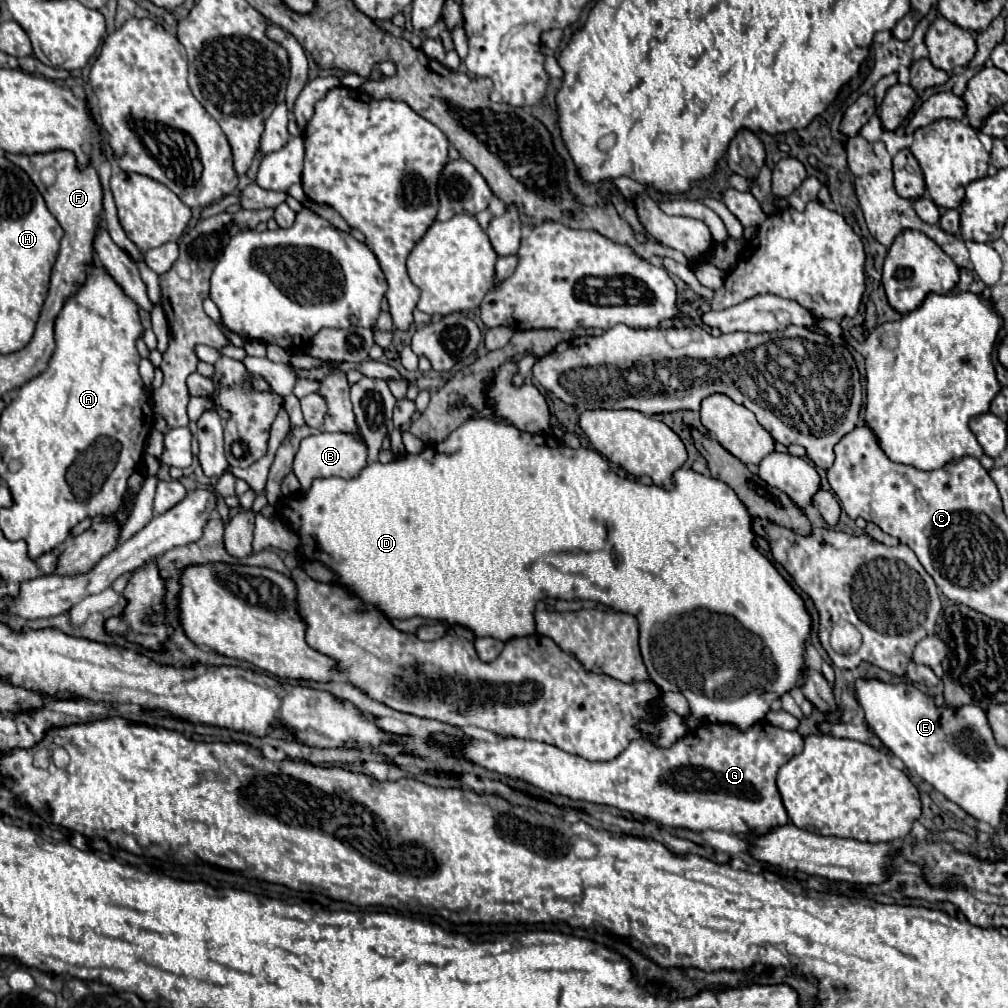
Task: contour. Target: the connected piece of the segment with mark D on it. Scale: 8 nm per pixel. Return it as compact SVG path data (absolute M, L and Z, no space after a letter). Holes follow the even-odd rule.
M468 419L464 425L452 431L444 443L436 445L432 453L428 453L426 447L420 455L404 455L386 465L378 461L370 463L360 471L356 479L350 481L340 477L316 479L308 493L288 497L282 503L284 509L282 511L278 509L278 513L300 535L302 539L300 551L304 554L304 559L328 565L340 577L342 585L350 587L350 591L354 591L366 603L376 605L388 617L408 619L418 615L426 619L440 619L468 627L474 631L476 637L496 637L500 641L508 641L512 637L524 637L535 633L533 613L536 601L547 596L568 601L572 599L596 601L616 611L630 613L638 619L640 625L640 651L650 679L654 679L654 683L664 693L680 691L688 699L690 715L684 717L688 729L696 729L696 725L702 725L704 721L748 729L748 725L754 725L756 721L762 721L766 717L772 701L792 691L804 677L806 665L804 651L812 633L812 617L806 611L802 597L788 585L788 581L776 571L776 567L754 547L756 535L752 530L752 517L744 503L736 497L736 493L732 493L732 489L724 485L724 481L716 481L712 477L704 477L692 469L682 467L674 473L674 483L676 487L672 491L664 491L662 487L656 485L640 485L636 479L618 477L614 469L608 465L608 461L592 449L582 447L570 449L564 447L554 437L550 447L544 435L530 435L518 431L512 425L502 425L488 419ZM440 447L446 447L446 453L440 453ZM720 615L732 615L736 621L744 625L732 625L728 617Z

